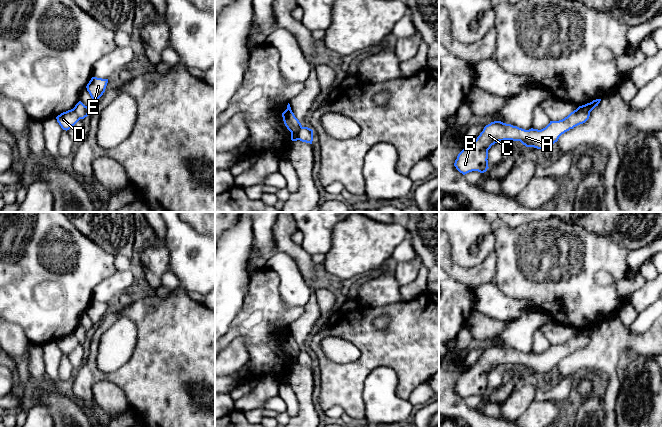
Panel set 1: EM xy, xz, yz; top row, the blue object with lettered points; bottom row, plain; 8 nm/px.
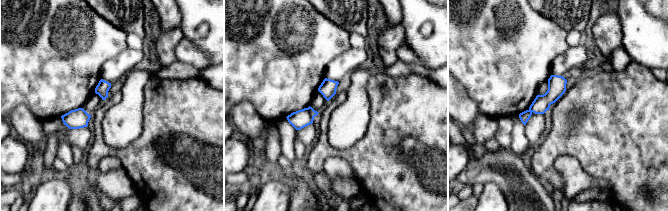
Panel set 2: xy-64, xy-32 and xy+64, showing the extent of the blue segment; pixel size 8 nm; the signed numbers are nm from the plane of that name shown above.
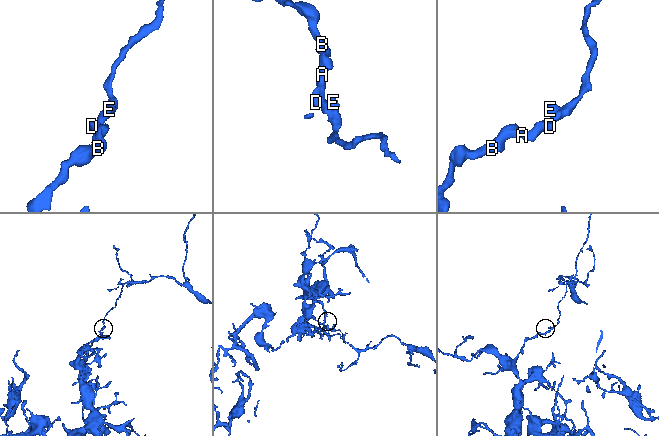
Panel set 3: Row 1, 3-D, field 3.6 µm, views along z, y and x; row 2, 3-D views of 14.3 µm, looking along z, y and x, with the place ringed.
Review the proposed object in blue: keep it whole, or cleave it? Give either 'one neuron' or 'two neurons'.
two neurons

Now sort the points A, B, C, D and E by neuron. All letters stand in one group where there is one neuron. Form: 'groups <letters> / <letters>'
groups A B C D / E

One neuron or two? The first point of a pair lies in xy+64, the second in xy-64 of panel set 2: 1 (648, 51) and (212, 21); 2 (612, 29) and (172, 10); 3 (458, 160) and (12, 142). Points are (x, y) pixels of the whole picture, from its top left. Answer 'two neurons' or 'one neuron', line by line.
1: one neuron
2: two neurons
3: one neuron

